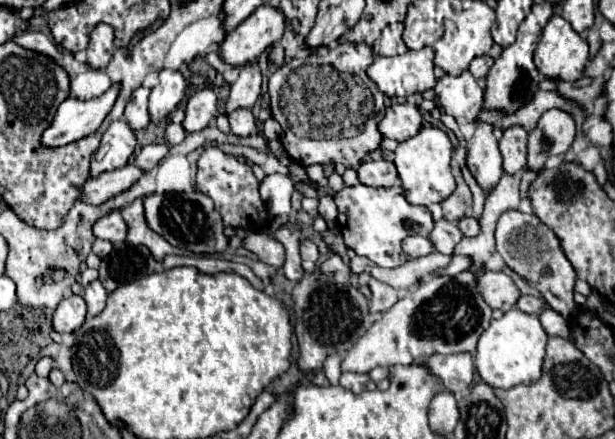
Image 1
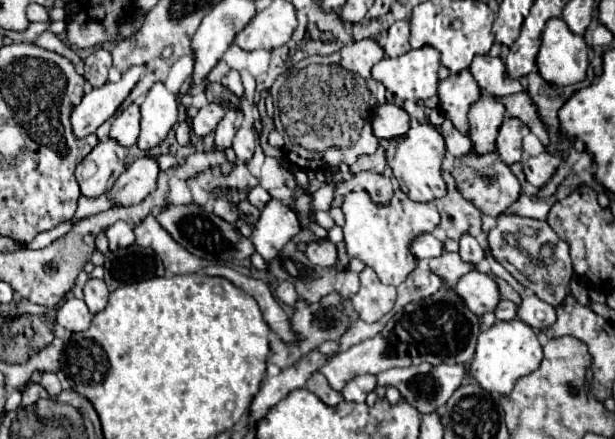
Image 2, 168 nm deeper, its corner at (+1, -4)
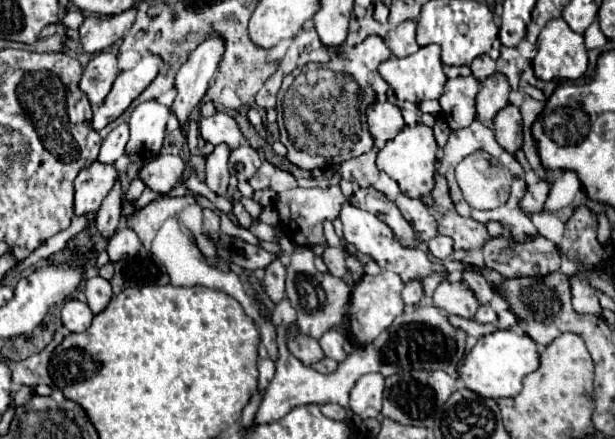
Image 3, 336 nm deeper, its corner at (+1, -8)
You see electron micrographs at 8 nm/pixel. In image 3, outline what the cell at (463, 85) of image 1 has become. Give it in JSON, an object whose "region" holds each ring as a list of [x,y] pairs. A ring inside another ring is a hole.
{"region":[[[457,77],[449,79],[445,85],[445,93],[441,95],[439,103],[447,117],[451,129],[463,129],[475,119],[475,97],[479,93],[479,81],[471,77]]]}

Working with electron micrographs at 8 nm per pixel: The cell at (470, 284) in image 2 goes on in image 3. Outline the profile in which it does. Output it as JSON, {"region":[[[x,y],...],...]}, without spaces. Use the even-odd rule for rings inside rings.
{"region":[[[441,281],[431,301],[439,311],[445,311],[447,315],[453,313],[465,319],[471,319],[479,307],[479,301],[469,287],[461,283],[451,283],[451,281]]]}

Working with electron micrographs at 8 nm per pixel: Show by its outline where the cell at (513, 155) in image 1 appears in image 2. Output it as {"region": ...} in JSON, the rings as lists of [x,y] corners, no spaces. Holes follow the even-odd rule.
{"region":[[[507,117],[503,121],[503,125],[499,129],[499,137],[497,137],[497,153],[503,163],[513,165],[513,163],[521,161],[525,133],[527,133],[527,127],[519,119]]]}

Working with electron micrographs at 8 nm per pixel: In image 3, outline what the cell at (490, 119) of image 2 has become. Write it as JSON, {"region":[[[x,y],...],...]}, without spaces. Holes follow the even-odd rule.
{"region":[[[493,73],[489,79],[481,83],[481,91],[477,95],[477,119],[479,121],[491,121],[499,109],[503,109],[509,99],[511,87],[507,83],[507,77],[503,73]]]}

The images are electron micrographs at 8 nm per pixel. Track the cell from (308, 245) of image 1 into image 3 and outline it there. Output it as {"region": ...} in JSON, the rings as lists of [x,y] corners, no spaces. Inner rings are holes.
{"region":[[[327,247],[325,253],[323,253],[323,261],[325,265],[329,267],[329,273],[333,277],[343,277],[347,267],[345,267],[345,255],[341,249],[335,249],[335,247]]]}

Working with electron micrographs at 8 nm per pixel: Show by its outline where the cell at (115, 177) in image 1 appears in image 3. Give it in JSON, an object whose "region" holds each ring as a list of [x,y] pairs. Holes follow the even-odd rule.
{"region":[[[159,155],[143,165],[143,169],[139,171],[139,179],[143,179],[145,185],[153,191],[167,193],[183,179],[187,169],[189,165],[179,155]]]}

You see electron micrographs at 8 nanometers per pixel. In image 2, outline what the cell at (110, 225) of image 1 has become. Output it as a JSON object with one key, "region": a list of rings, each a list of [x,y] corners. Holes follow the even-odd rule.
{"region":[[[117,221],[111,227],[107,227],[105,235],[109,239],[109,249],[111,251],[117,251],[121,247],[129,247],[135,241],[133,227],[129,223],[125,223],[125,221]]]}

